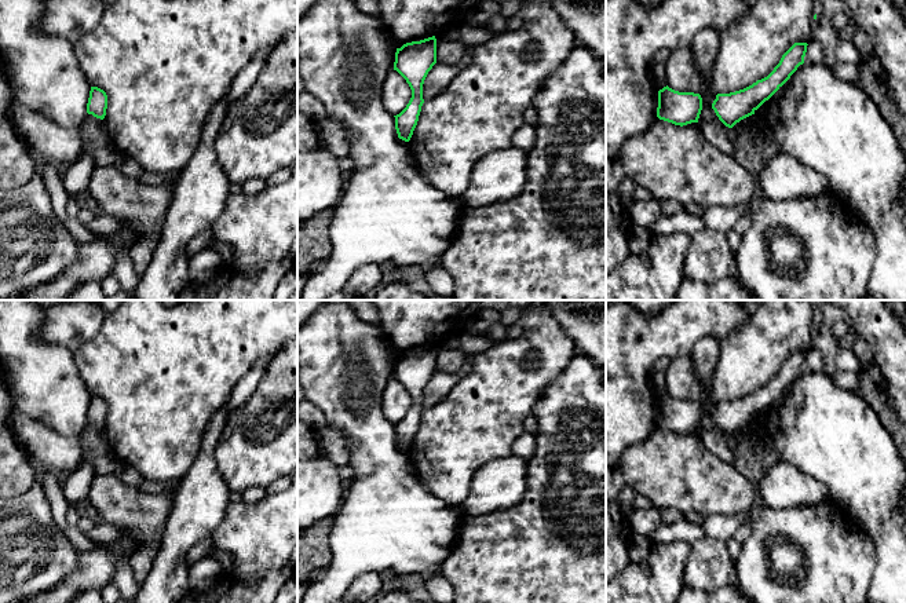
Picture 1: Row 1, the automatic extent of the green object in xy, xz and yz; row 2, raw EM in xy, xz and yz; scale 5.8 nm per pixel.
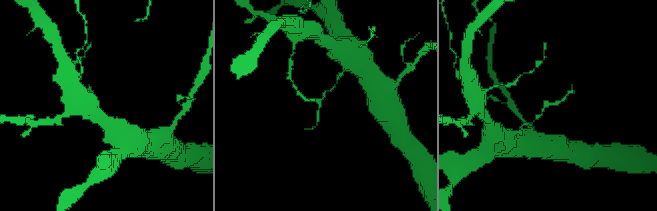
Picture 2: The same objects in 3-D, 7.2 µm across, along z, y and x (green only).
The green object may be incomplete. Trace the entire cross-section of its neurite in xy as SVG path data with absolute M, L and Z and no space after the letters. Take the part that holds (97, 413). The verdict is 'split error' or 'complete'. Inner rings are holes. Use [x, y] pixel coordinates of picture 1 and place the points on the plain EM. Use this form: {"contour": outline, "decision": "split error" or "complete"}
{"contour": "M91 395L87 421L103 428L107 417L107 403L98 395Z", "decision": "complete"}

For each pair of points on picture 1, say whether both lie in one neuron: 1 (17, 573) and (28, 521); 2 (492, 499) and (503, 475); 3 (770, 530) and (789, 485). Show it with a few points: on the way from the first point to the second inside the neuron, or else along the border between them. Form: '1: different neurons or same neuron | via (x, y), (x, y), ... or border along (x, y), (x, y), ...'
1: same neuron | via (17, 561), (17, 537), (19, 533)
2: same neuron | via (492, 493), (501, 481)
3: different neurons | border along (766, 504), (774, 508), (811, 505)

